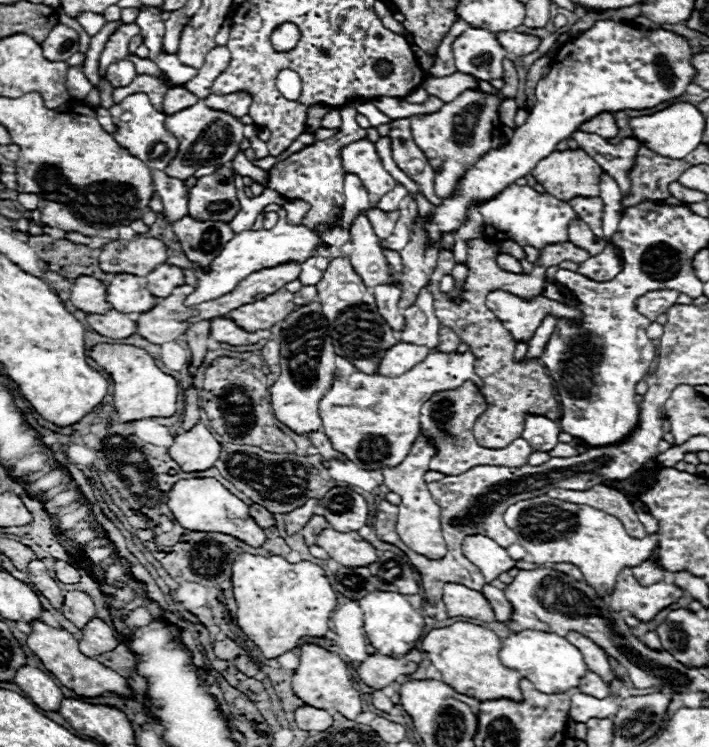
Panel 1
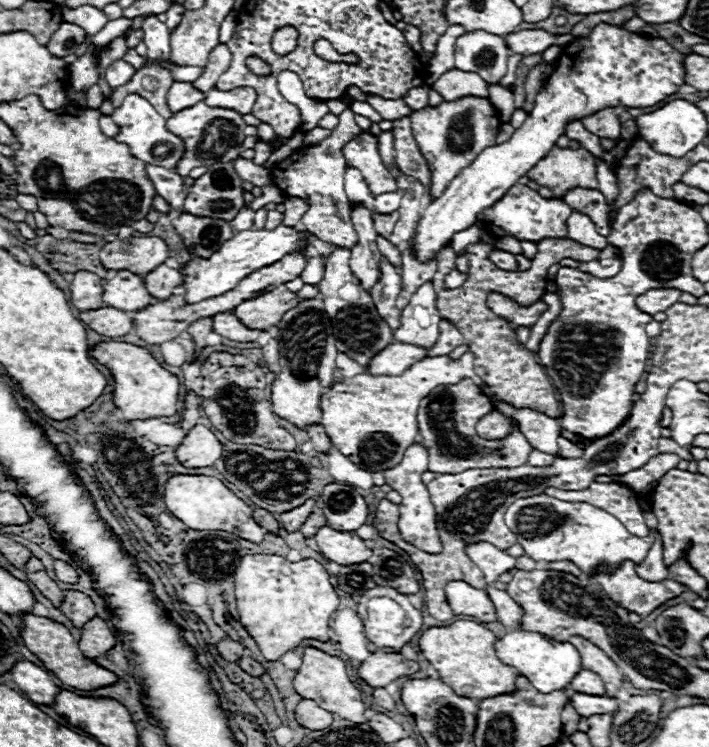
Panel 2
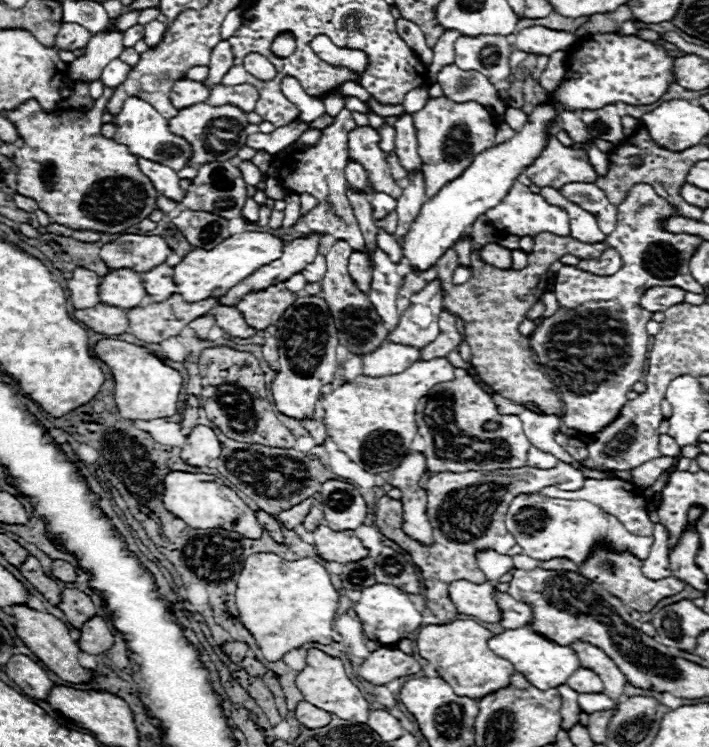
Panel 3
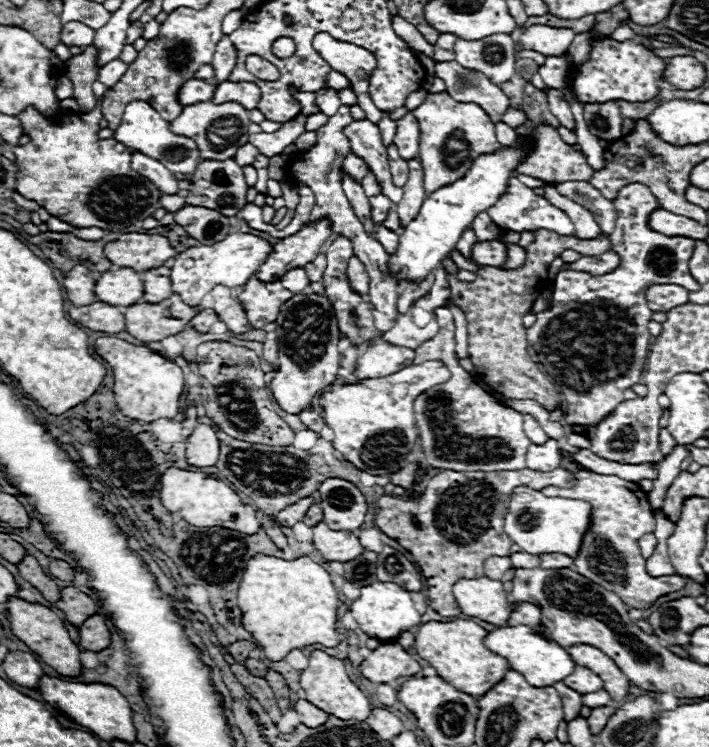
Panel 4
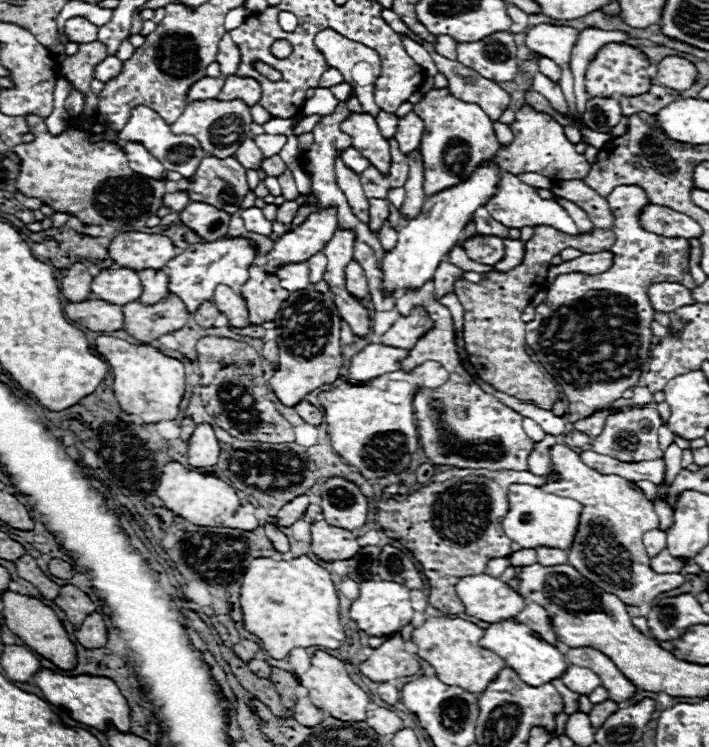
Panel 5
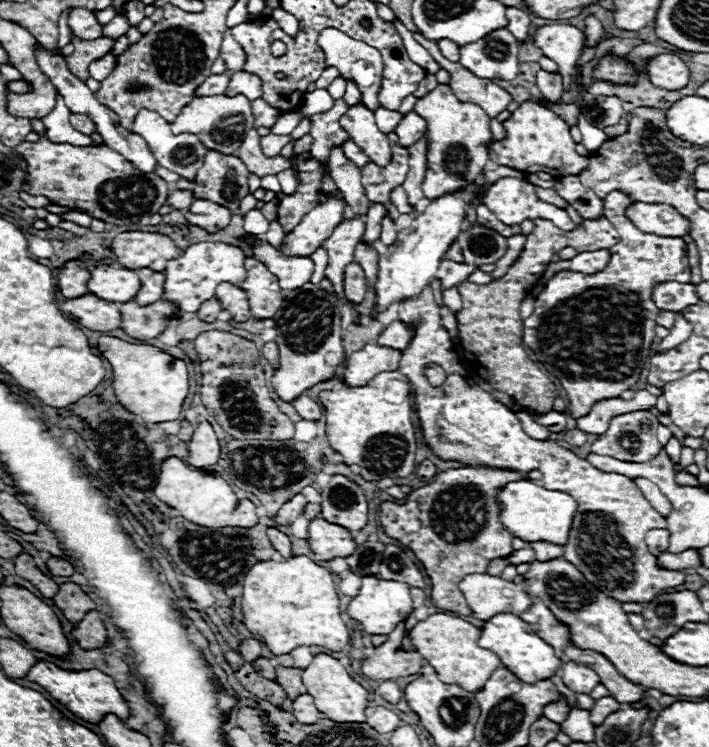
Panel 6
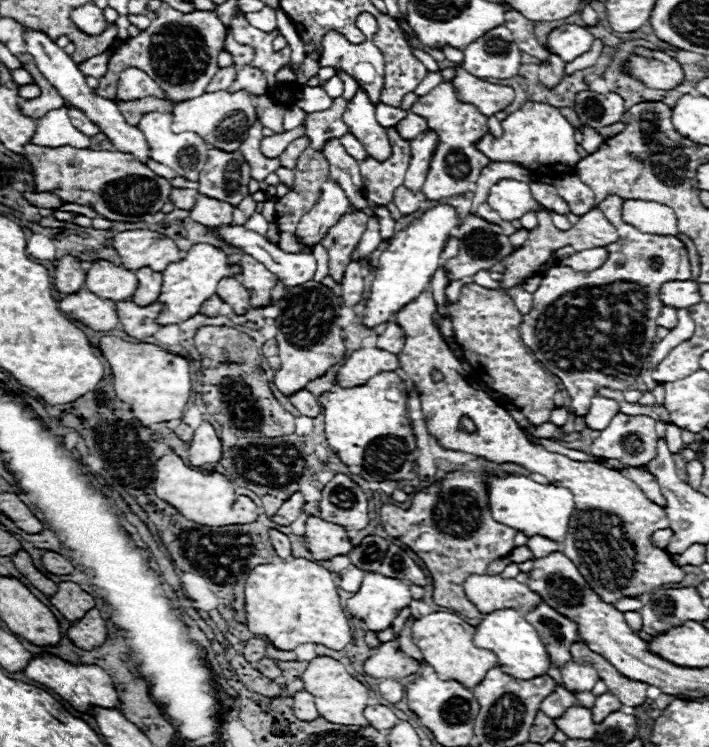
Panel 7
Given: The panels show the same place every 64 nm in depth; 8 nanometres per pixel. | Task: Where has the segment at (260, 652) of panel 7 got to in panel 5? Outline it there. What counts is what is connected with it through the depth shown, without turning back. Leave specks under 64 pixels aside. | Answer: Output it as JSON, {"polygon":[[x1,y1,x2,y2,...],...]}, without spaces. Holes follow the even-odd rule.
{"polygon":[[242,640,232,650,236,652,236,656,256,656,256,652,260,652,260,646,252,640],[254,658,254,660,248,662,248,668,250,668,256,676,260,676,260,678,268,678,268,676,272,674,272,666,270,666,266,660]]}

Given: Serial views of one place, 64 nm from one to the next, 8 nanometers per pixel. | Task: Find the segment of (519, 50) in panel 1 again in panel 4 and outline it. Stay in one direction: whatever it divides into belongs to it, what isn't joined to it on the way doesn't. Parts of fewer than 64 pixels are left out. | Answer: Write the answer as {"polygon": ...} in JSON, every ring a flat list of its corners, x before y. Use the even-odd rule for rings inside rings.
{"polygon":[[536,24,524,30,520,44,524,50,534,50,544,56,564,56,574,40,576,32,570,28,552,28]]}

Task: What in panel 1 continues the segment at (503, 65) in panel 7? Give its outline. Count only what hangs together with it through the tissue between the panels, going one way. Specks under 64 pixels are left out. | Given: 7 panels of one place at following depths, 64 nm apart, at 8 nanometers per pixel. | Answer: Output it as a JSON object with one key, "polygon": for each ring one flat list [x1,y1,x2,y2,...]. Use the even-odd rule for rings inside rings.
{"polygon":[[484,28,464,30,454,40,452,54,456,68,464,74,472,74,486,82,504,76,502,60,508,58,508,52,504,52,496,36]]}

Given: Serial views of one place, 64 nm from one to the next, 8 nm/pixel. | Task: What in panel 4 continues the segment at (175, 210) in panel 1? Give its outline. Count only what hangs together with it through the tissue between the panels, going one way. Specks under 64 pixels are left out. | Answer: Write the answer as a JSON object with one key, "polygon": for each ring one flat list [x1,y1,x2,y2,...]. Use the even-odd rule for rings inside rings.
{"polygon":[[132,152,132,168,136,168,136,172,140,172,142,176,148,176,148,180,152,180,164,194,178,192,178,180,158,160,152,160,152,158,144,156,142,152]]}

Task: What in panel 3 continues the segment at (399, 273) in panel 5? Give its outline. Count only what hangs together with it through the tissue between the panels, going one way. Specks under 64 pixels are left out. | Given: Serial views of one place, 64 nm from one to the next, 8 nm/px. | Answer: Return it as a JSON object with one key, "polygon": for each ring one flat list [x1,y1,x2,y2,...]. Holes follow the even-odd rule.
{"polygon":[[550,102,538,106,530,116,530,124,526,124,512,140,480,152,474,158,474,162,464,170,462,176,458,176,456,180,446,184,436,196,432,196,428,202,422,204,420,216,412,222,412,228,408,230,408,236,404,236,404,246,402,246,404,248,402,258,414,270,424,272,424,270,436,266,440,256,444,256,444,252,448,248,452,248,464,232,470,230,474,220,480,214,484,214,486,210,494,208,508,194,512,182,542,152,544,140,546,140,546,130,548,130,546,122,552,120,554,116,556,116,556,112,550,106]]}

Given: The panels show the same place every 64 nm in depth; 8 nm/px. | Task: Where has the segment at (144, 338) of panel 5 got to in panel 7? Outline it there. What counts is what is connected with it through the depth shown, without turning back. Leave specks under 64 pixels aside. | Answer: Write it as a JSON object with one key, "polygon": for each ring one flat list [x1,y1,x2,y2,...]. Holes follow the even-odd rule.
{"polygon":[[118,302,116,304,116,314,120,320,122,330,132,336,132,338,146,338,146,336,154,336,154,332,160,328,154,320,160,314,162,304,154,302,148,306,138,306,134,302]]}

